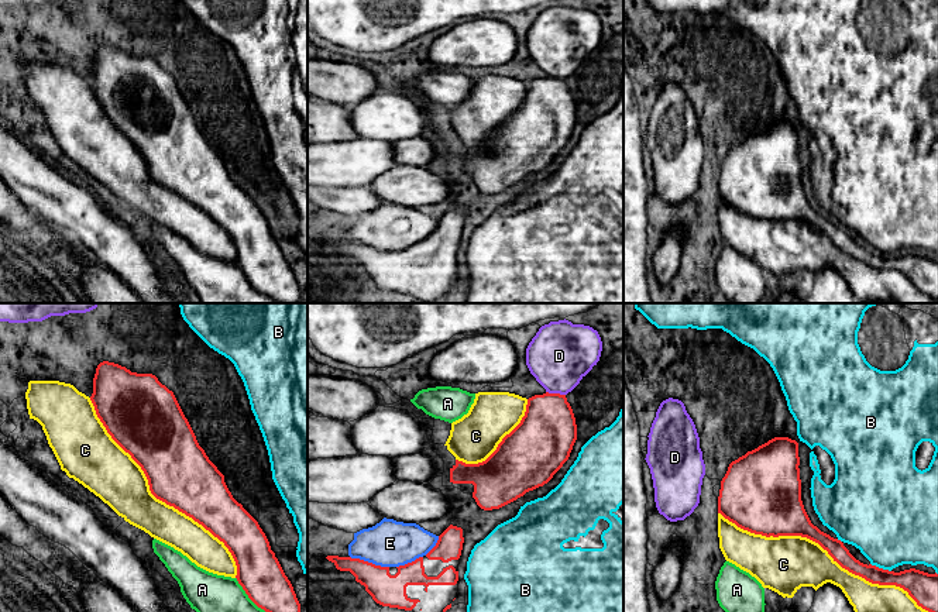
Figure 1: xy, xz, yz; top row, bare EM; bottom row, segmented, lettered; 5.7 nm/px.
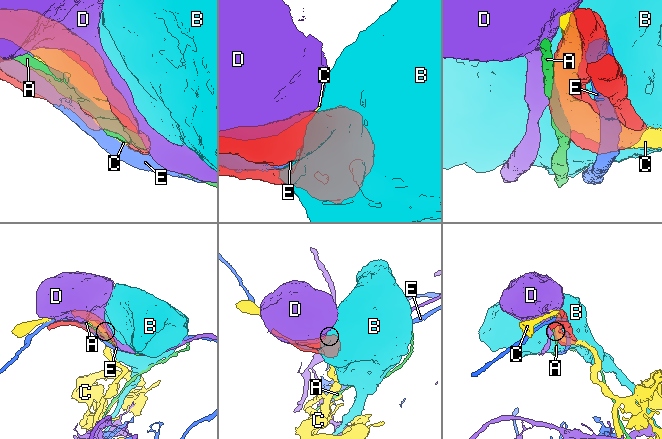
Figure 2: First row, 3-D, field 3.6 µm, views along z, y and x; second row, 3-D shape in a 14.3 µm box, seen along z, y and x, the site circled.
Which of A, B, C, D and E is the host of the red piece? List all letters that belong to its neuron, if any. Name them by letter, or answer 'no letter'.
C

